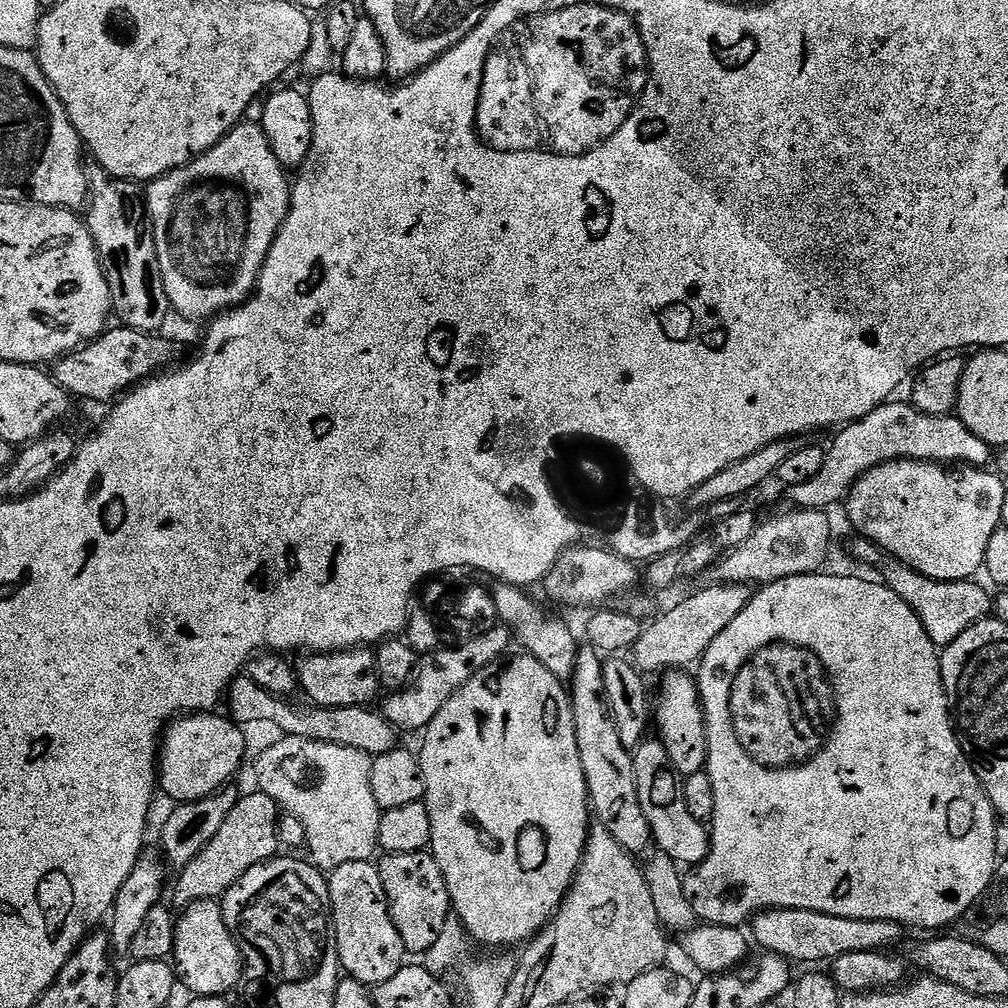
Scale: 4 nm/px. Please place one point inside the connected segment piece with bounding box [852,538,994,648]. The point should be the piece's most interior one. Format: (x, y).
(946, 608)

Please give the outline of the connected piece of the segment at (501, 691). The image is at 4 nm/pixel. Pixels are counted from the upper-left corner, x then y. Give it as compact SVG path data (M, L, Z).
M530 654L523 655L516 656L513 660L505 659L475 672L470 682L466 682L462 690L453 694L450 702L446 702L446 706L442 706L442 710L438 710L427 728L423 729L424 745L418 751L424 779L422 802L428 807L430 814L431 854L444 875L451 907L460 917L471 939L477 945L485 944L488 950L508 950L512 948L511 944L527 945L529 940L534 939L548 925L552 915L560 909L560 903L564 901L564 896L576 876L590 827L588 787L586 774L582 770L582 758L578 754L578 738L574 734L574 714L569 689L565 685L563 688L560 685L563 684L561 677L550 674L550 670L542 666L542 662L538 662L538 658Z

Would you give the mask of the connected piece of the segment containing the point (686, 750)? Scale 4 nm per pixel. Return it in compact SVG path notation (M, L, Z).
M672 670L663 677L664 685L660 688L660 701L654 704L654 728L658 731L658 738L666 748L666 754L670 754L672 765L676 771L689 776L695 772L705 771L708 762L708 743L704 737L704 705L700 703L700 689L697 681L688 677L684 670Z

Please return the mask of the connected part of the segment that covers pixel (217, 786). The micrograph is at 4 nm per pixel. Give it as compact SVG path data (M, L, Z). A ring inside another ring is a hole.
M215 711L184 714L165 727L158 753L158 788L177 805L193 804L233 783L248 752L245 729Z

